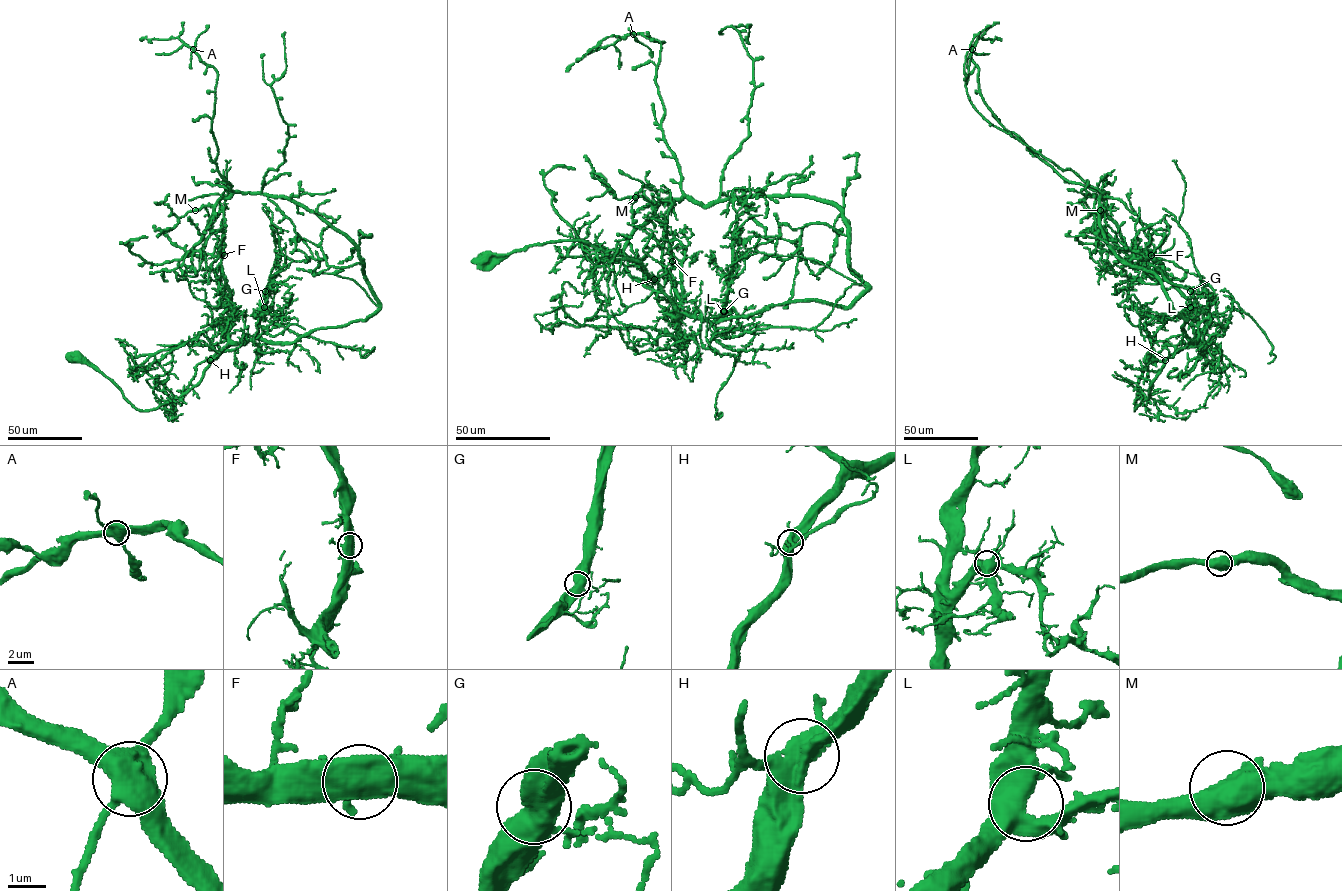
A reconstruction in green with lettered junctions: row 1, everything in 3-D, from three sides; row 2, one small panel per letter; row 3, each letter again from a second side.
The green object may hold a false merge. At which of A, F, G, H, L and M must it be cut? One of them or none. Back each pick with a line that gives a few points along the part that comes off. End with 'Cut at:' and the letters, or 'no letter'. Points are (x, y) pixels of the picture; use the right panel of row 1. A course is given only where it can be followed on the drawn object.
Cut at: no letter

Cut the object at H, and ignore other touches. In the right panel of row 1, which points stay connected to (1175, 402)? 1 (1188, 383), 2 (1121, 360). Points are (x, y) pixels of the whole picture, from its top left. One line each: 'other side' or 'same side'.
1: other side
2: other side

